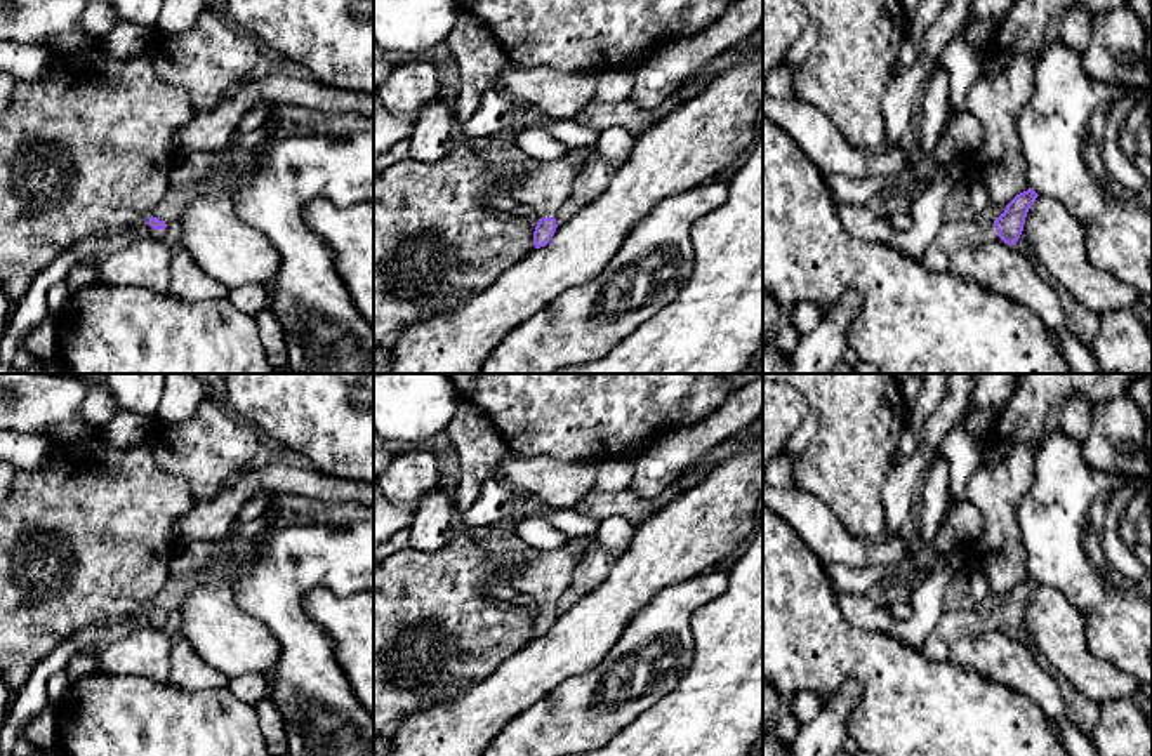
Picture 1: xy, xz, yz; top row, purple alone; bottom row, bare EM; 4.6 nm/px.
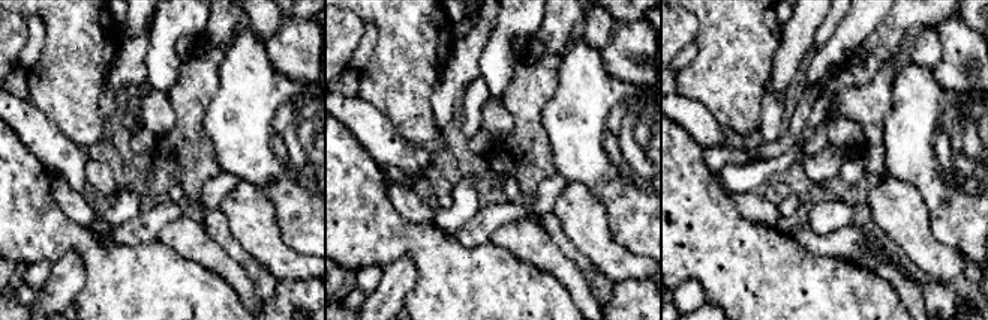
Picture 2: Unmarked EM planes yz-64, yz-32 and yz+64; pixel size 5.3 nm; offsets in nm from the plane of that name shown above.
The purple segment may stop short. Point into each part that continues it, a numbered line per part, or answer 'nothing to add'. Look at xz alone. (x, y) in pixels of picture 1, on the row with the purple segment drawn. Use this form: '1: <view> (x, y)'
1: xz (544, 186)

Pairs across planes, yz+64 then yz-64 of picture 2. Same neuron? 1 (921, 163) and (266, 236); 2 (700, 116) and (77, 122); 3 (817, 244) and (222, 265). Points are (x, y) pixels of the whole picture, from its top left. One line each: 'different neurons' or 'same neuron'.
1: different neurons
2: different neurons
3: same neuron

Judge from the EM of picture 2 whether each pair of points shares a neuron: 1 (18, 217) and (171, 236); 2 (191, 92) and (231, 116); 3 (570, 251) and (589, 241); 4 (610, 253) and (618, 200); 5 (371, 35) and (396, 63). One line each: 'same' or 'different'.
1: different
2: different
3: different
4: different
5: different

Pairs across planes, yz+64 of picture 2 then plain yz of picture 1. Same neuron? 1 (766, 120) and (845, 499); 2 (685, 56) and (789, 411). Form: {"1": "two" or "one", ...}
{"1": "two", "2": "two"}

